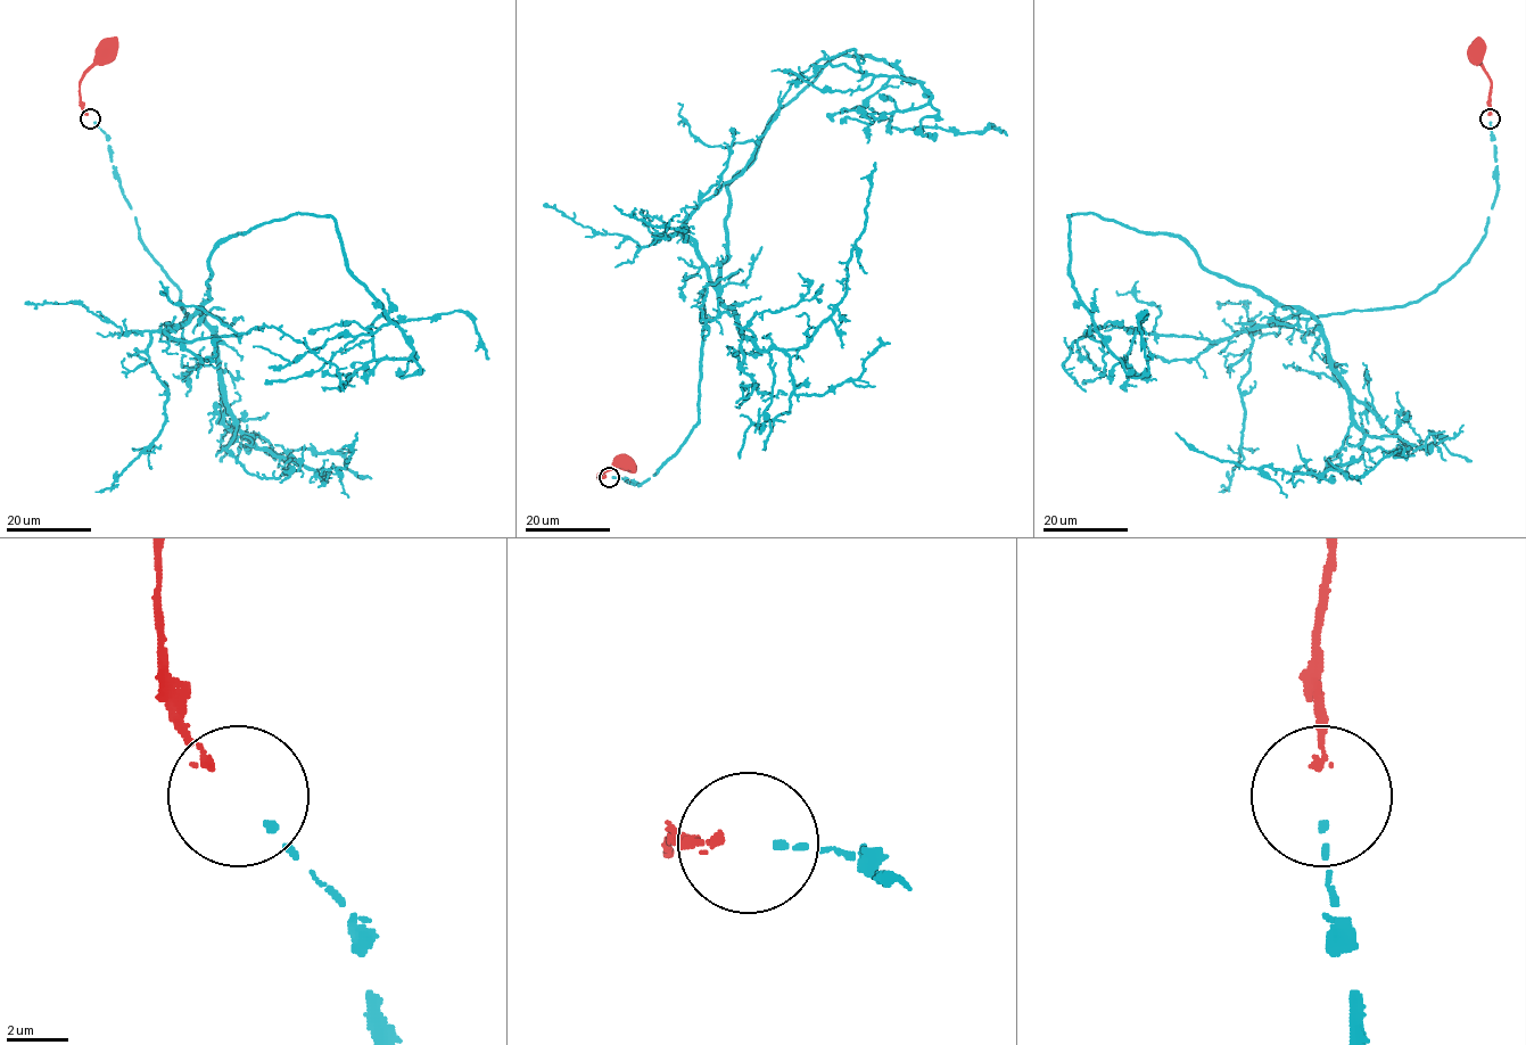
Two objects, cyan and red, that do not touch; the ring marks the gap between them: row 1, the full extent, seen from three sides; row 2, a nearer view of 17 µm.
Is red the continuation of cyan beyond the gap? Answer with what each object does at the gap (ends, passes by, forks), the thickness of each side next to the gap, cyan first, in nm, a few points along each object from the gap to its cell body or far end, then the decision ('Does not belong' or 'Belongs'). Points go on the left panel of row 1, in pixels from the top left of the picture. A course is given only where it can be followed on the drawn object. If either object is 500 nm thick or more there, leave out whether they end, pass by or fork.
At the ring cyan ends. At the ring red ends. Thickness 200 nm (cyan) against 240 nm. Course of cyan: (93, 122), (186, 319), (220, 243), (313, 213), (413, 353), (376, 359), (379, 318), (454, 311), (488, 359). Course of red: (88, 115), (81, 101), (80, 80), (102, 55), (108, 52). Belongs

